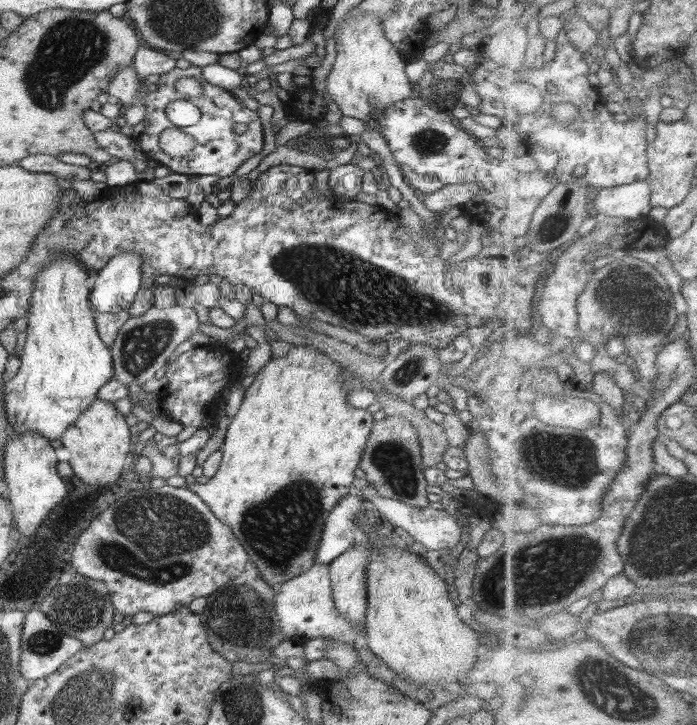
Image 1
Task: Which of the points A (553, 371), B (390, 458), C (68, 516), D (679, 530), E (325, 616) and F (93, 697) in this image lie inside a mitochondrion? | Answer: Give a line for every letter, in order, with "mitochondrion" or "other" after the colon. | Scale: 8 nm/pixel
A: other
B: mitochondrion
C: other
D: mitochondrion
E: other
F: mitochondrion

